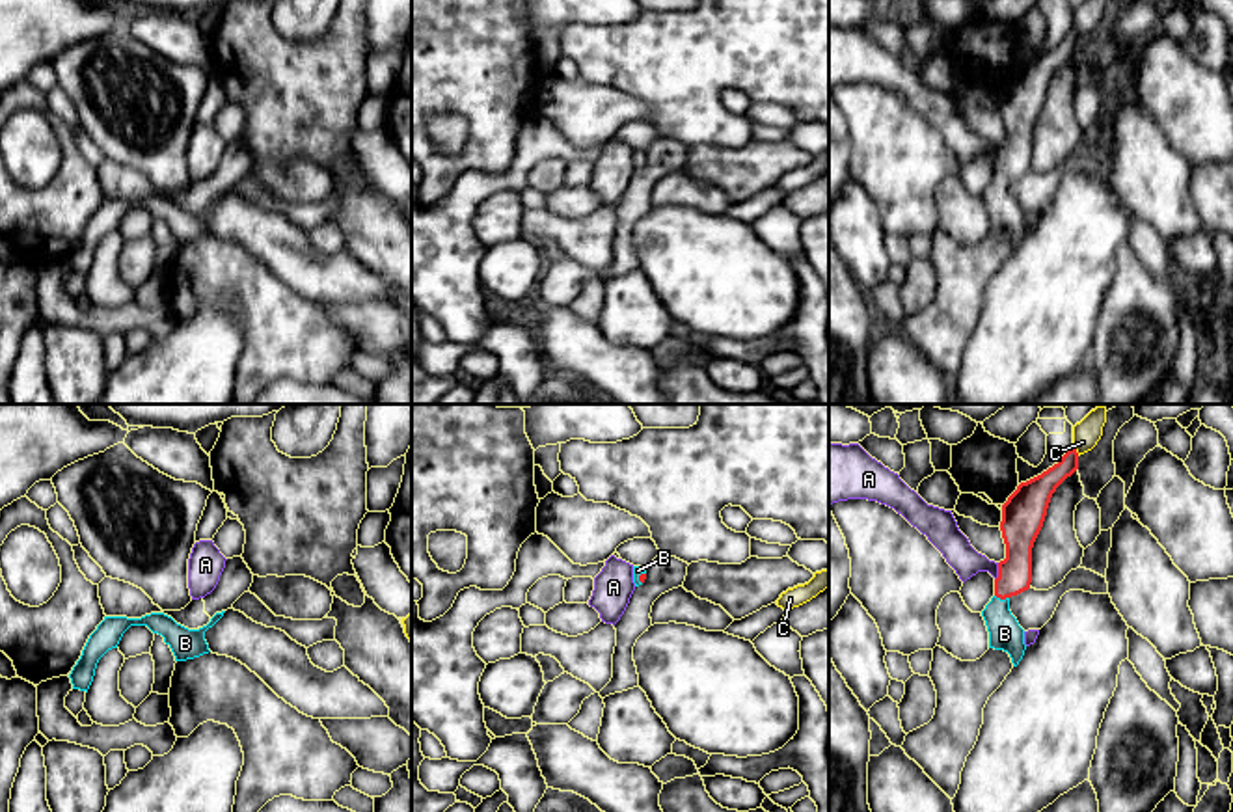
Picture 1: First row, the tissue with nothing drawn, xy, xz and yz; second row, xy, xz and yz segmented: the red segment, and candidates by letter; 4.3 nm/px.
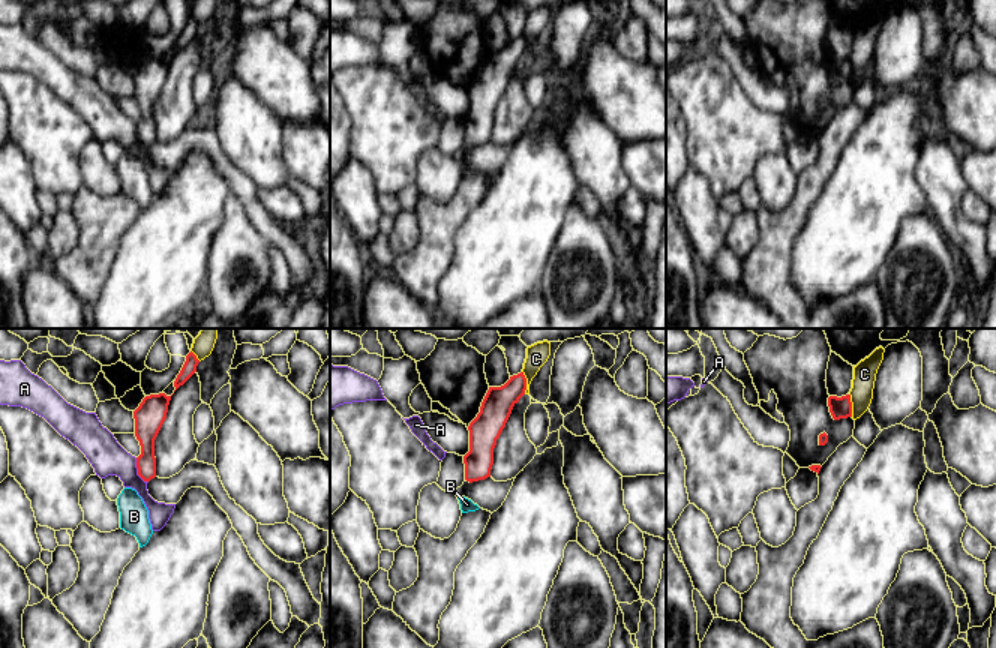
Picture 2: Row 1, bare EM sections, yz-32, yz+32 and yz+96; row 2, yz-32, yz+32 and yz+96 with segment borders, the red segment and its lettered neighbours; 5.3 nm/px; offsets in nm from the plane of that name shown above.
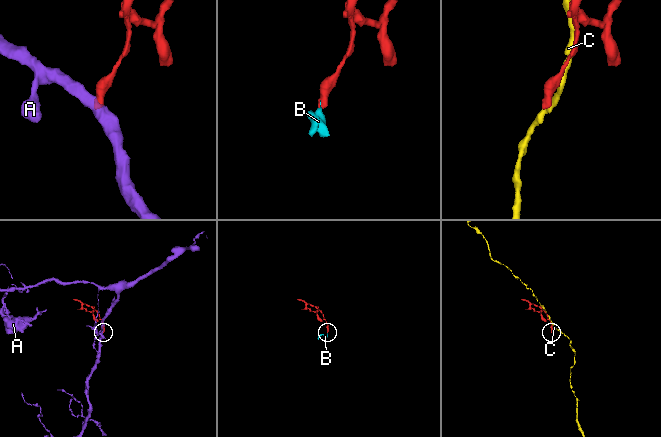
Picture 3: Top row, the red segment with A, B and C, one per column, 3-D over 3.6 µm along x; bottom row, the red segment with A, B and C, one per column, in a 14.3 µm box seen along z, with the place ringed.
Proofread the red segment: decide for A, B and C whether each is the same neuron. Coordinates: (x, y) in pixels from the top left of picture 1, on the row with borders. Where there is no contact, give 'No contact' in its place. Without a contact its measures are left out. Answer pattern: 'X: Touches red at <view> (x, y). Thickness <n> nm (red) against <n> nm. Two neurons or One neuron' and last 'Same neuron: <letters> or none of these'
A: Touches red at yz (999, 572). Thickness 180 nm (red) against 130 nm. Two neurons
B: Touches red at yz (1002, 598). Thickness 140 nm (red) against 140 nm. One neuron
C: Touches red at yz (1075, 449). Thickness 130 nm (red) against 120 nm. Two neurons
Same neuron: B

